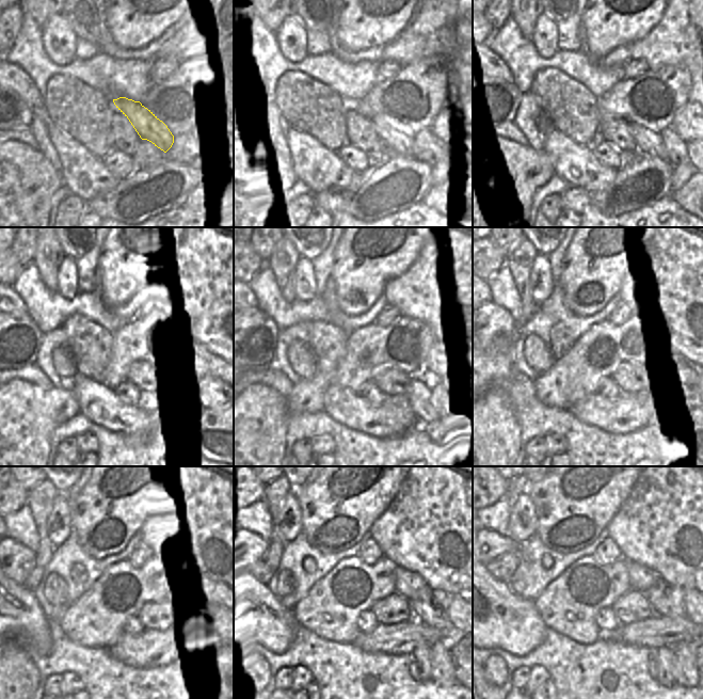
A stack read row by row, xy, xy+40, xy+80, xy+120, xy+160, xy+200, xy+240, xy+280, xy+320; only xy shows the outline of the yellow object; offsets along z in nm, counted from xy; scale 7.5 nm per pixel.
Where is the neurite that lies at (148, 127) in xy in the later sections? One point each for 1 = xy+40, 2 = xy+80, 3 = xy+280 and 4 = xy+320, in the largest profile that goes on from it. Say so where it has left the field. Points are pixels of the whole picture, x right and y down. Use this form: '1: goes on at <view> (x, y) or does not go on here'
1: goes on at xy+40 (399, 138)
2: goes on at xy+80 (648, 142)
3: goes on at xy+280 (422, 654)
4: goes on at xy+320 (665, 660)

